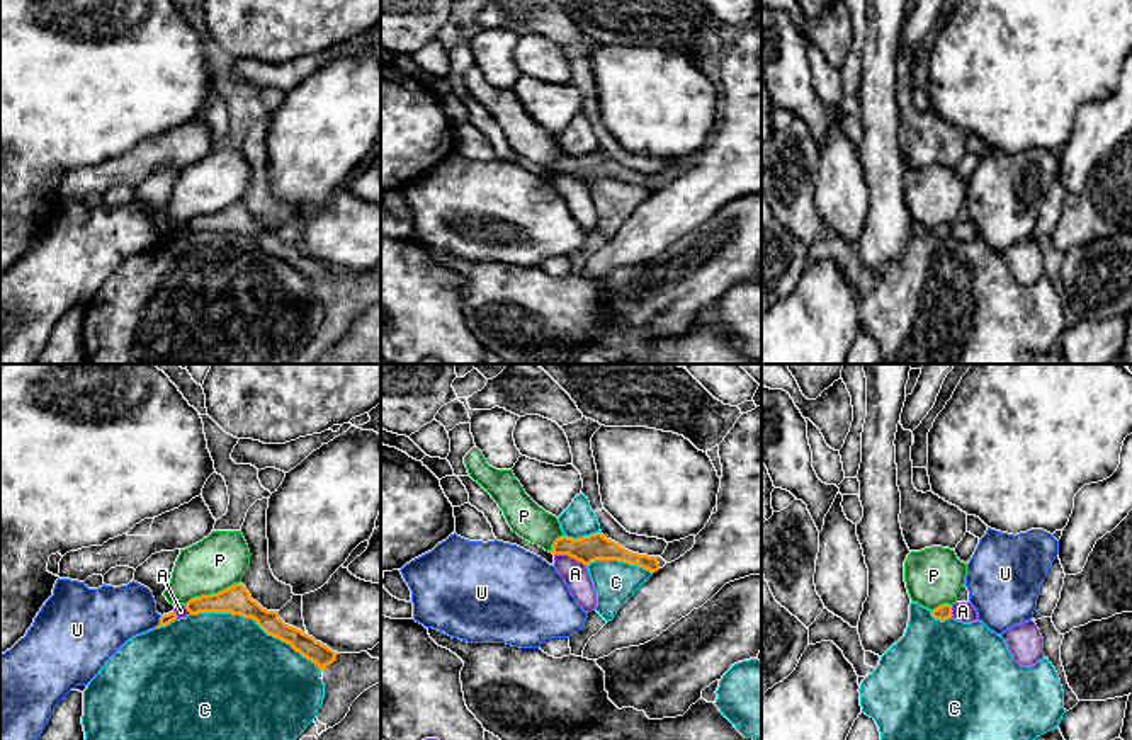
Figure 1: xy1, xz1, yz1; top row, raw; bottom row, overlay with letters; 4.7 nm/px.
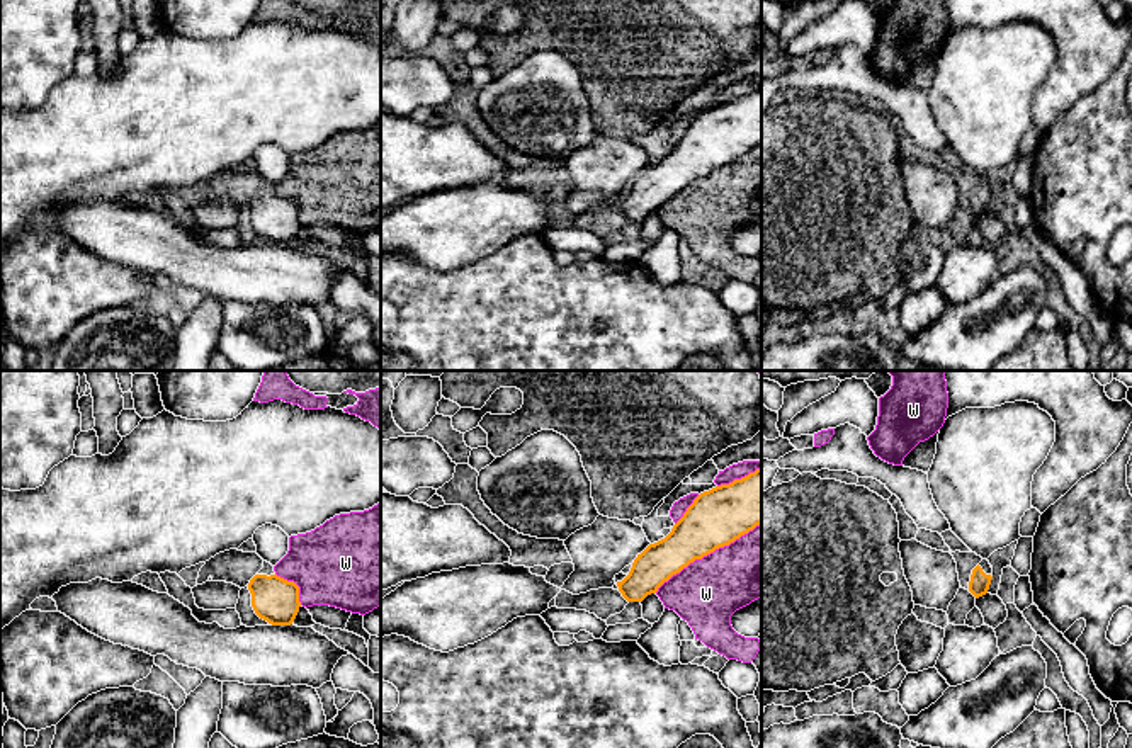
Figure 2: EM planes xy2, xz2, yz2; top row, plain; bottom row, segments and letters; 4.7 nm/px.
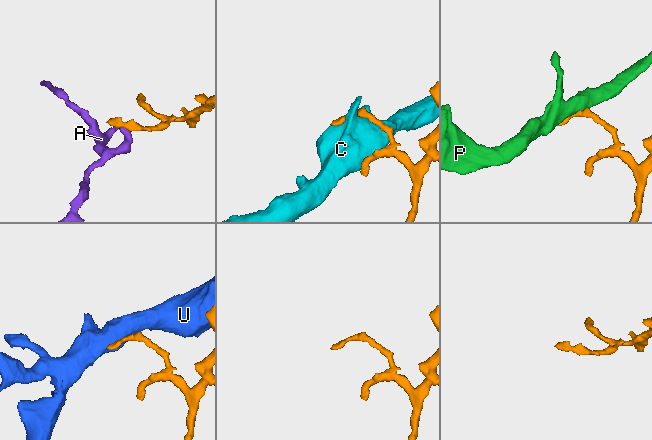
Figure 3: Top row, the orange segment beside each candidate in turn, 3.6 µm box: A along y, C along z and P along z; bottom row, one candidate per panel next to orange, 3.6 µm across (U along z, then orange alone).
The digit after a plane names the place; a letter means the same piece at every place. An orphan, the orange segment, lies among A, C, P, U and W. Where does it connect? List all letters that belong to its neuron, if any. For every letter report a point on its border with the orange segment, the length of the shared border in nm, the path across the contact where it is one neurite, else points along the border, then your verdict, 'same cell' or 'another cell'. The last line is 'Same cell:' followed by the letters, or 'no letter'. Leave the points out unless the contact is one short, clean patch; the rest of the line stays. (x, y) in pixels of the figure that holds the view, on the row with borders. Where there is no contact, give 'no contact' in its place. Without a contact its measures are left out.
A: xz1 (570, 555) | 160 nm | along xz1 (554, 553), (565, 553), (585, 565) | another cell
C: xy1 (257, 623) | 700 nm | another cell
P: xy1 (211, 594) | 300 nm | another cell
U: xy1 (160, 621) | 70 nm | along xy1 (162, 616), (155, 626) | another cell
W: xz2 (707, 553) | 600 nm | another cell
Same cell: no letter

